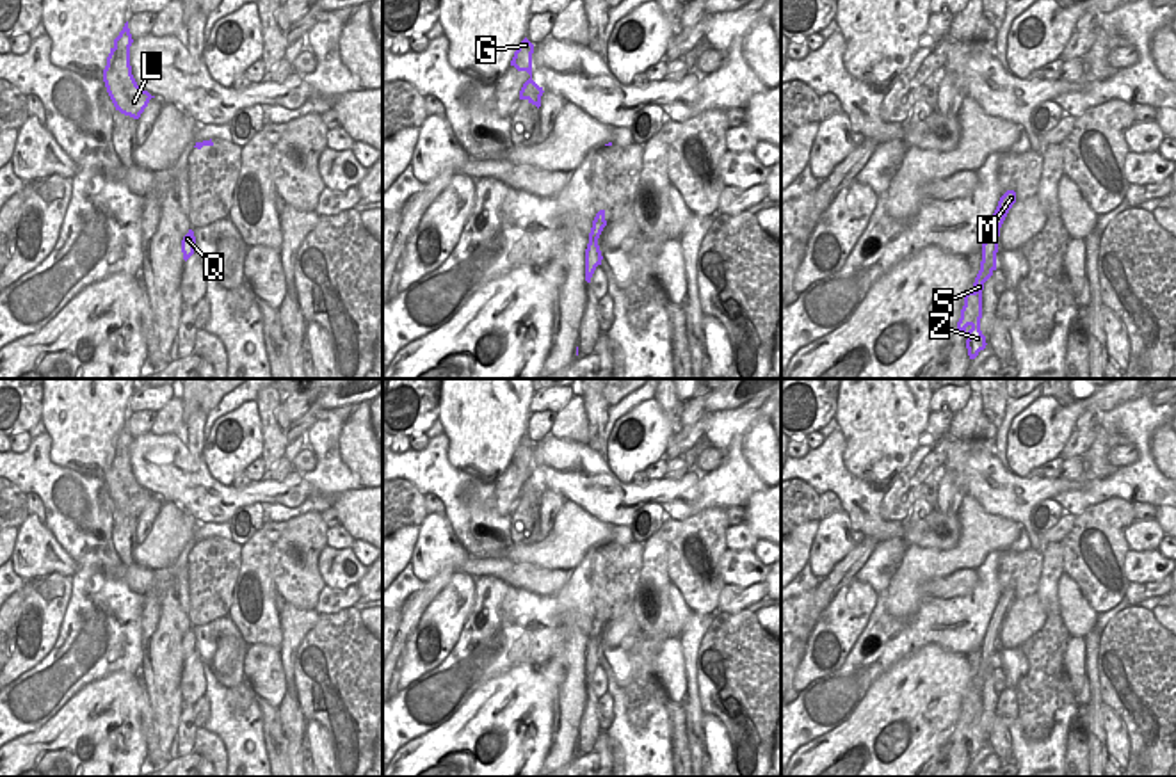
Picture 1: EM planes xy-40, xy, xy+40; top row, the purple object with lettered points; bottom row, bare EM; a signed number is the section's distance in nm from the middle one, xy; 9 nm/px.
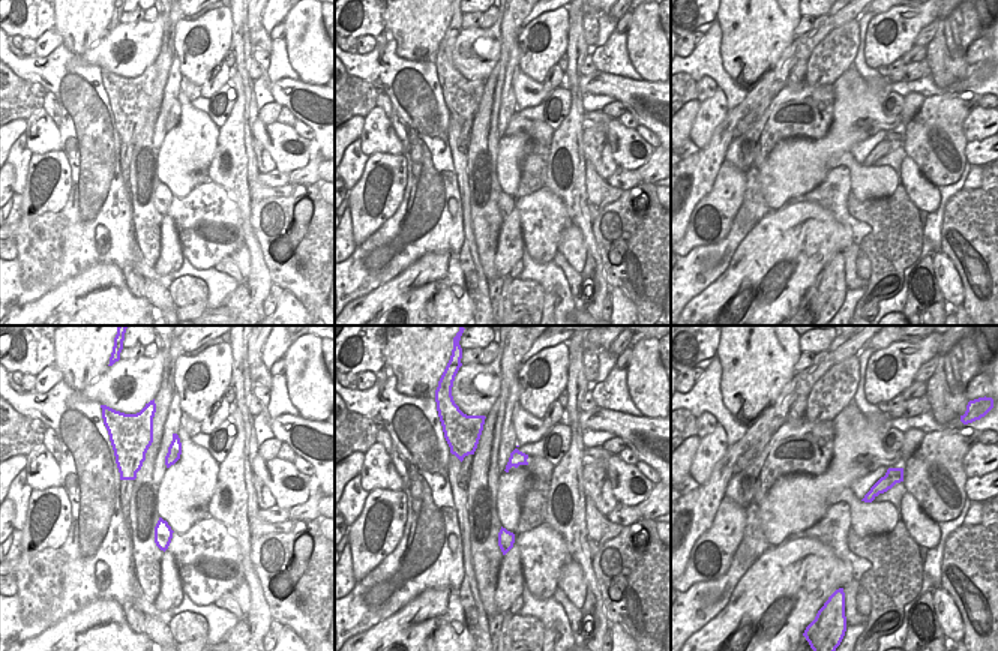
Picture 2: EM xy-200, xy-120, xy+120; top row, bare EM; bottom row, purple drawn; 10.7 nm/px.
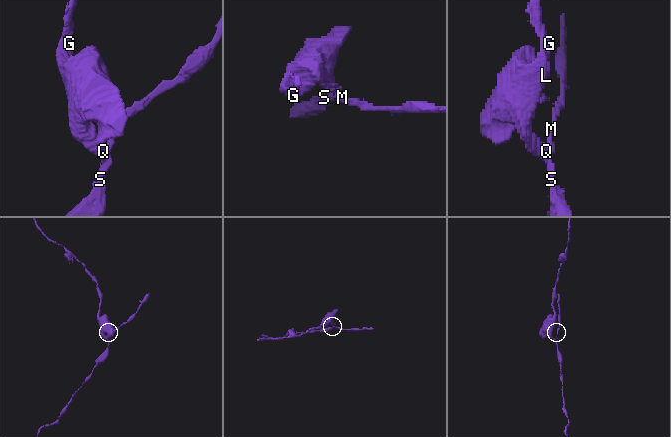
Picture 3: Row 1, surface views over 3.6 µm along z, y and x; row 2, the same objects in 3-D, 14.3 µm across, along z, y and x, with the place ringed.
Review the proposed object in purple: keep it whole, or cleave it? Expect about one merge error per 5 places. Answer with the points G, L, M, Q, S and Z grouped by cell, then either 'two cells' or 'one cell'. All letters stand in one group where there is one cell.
groups G L Q / M S Z; two cells

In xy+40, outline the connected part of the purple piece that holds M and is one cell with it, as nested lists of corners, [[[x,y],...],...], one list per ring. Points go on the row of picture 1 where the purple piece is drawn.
[[[1007,190],[993,213],[991,224],[987,228],[984,244],[982,244],[982,261],[980,270],[973,283],[973,292],[966,292],[964,295],[964,306],[961,309],[961,318],[957,322],[957,329],[968,336],[966,348],[970,359],[975,359],[980,350],[986,348],[986,336],[980,331],[980,318],[982,318],[982,290],[984,283],[993,276],[996,270],[996,252],[998,252],[998,236],[1000,228],[1016,203],[1016,192]]]

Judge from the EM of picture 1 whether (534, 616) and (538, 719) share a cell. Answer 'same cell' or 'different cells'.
different cells

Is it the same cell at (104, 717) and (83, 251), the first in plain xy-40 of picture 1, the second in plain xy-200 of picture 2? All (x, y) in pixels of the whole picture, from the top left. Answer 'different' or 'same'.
different

